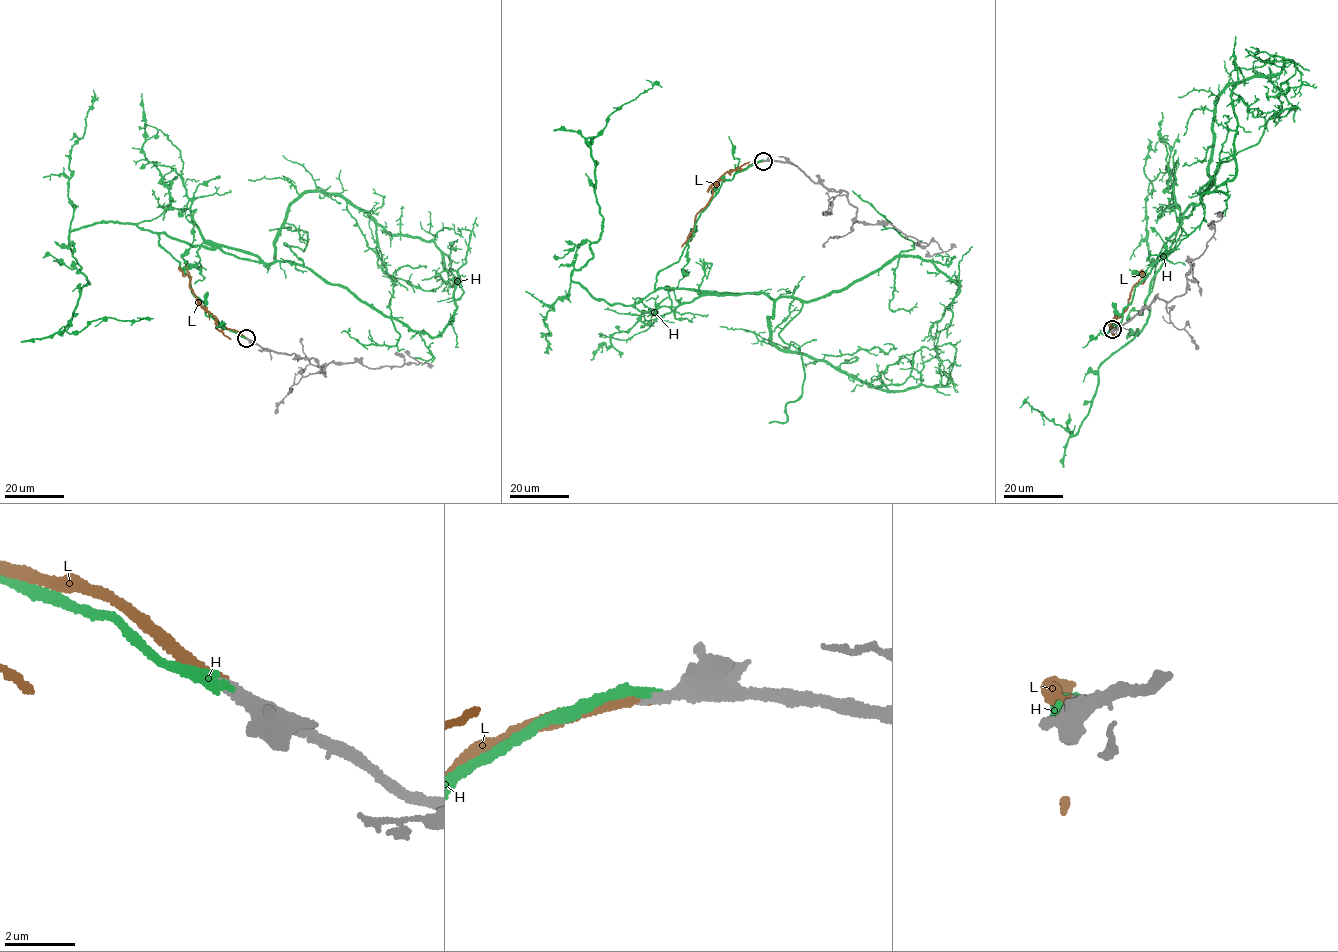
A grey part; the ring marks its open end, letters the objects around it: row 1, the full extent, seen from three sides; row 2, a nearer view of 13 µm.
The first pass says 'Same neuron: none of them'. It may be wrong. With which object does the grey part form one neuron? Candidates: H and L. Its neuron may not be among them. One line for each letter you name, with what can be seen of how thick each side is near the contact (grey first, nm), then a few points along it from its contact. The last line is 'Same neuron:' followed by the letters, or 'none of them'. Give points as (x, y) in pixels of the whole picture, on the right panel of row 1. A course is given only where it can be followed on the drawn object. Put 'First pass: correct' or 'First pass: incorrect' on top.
First pass: incorrect
L: 320 nm thick on the grey side, 280 nm on the other; it runs (1112, 329), (1110, 328), (1113, 328), (1112, 334), (1109, 324), (1127, 305), (1131, 288), (1143, 282), (1147, 274)
Same neuron: L

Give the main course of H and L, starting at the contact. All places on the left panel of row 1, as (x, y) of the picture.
H: (246, 338), (206, 315), (158, 235), (269, 265), (287, 207), (336, 194), (434, 242), (456, 285), (441, 274)
L: (246, 338), (230, 329), (218, 329), (214, 316), (201, 306), (190, 288), (189, 276), (183, 275), (178, 266)

